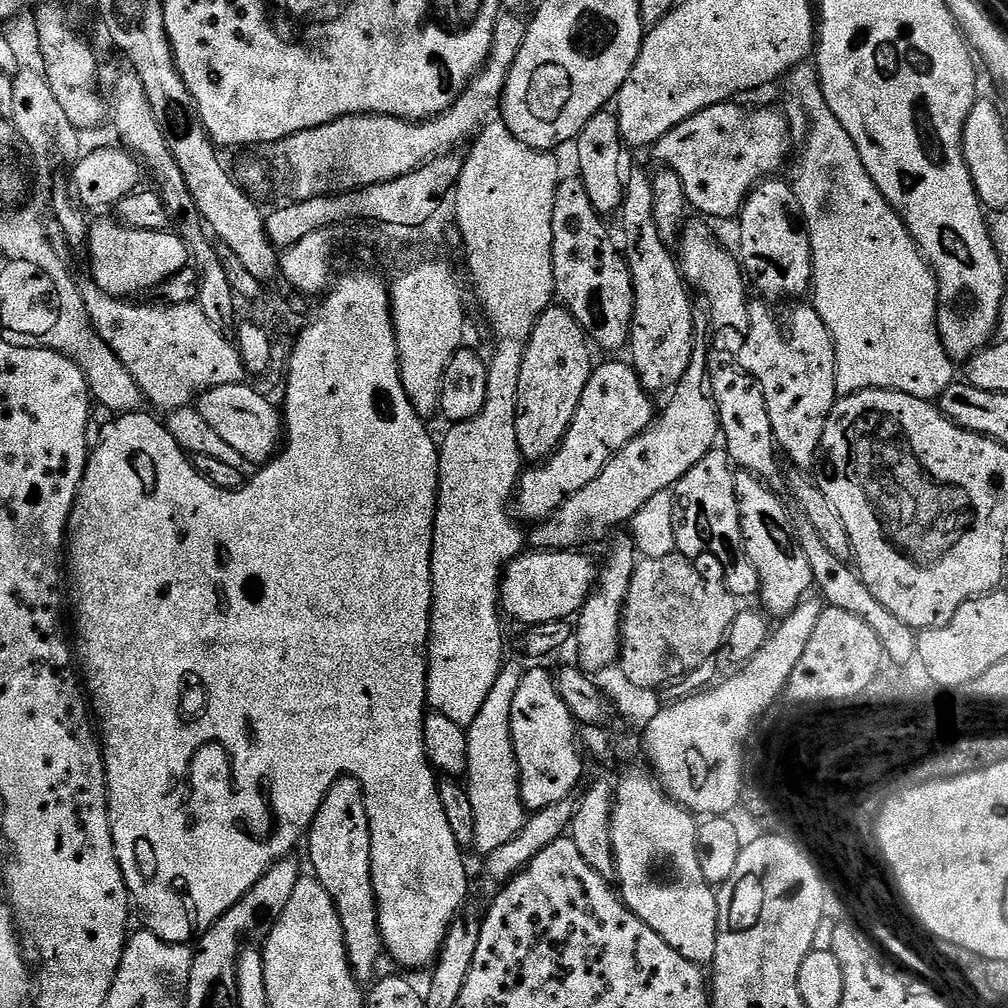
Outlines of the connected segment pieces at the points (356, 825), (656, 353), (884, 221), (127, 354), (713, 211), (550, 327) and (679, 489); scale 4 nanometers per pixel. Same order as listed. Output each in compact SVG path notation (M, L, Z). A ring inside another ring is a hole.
M352 776L335 780L328 792L319 797L316 817L306 828L308 860L312 863L314 879L323 886L338 910L346 954L357 981L371 981L375 962L382 953L380 927L376 914L376 895L372 886L372 843L370 826L364 805L362 786Z
M627 173L624 186L624 200L620 204L618 213L620 228L624 231L624 244L622 243L622 255L627 261L629 276L632 279L633 294L636 299L632 303L632 331L630 333L630 349L632 357L630 363L636 369L640 384L645 392L667 393L676 387L676 383L686 374L690 366L693 347L698 339L698 333L694 326L694 305L688 297L689 285L684 275L680 272L680 266L675 255L672 256L667 245L662 242L662 236L658 234L658 228L654 226L654 194L652 193L652 181L649 173Z
M804 63L795 72L787 77L786 85L794 95L800 96L800 108L790 112L790 124L793 129L804 128L809 124L808 133L804 136L804 149L800 152L800 168L792 172L791 187L793 194L802 198L802 217L808 223L806 233L809 238L809 246L812 248L812 281L810 296L813 296L816 313L822 318L826 330L830 330L830 338L834 342L834 354L836 355L836 395L837 397L849 396L855 392L865 392L868 388L891 388L902 394L910 394L914 398L923 400L939 401L940 395L957 379L958 368L948 352L940 342L940 332L936 328L936 306L938 297L936 295L937 275L930 267L927 260L920 254L920 249L916 247L912 240L912 235L908 233L908 227L902 222L900 213L895 212L886 202L886 198L874 186L850 134L834 118L830 106L824 100L824 94L820 90L816 69L811 63Z
M79 277L77 284L92 329L134 378L141 395L168 414L189 407L203 392L247 379L235 343L214 329L198 304L130 306L129 301L106 294L91 277Z
M735 103L715 104L674 126L654 146L654 152L663 167L676 174L693 209L697 208L704 216L717 216L720 220L739 217L749 192L765 178L777 175L776 171L784 164L788 156L788 140L784 135L790 132L790 124L780 112L772 108L756 108L747 112L744 108L735 108Z
M551 306L537 317L518 374L517 446L525 461L543 462L553 456L563 442L578 410L582 390L586 390L586 382L592 377L591 351L588 337L567 308Z
M717 446L711 452L707 452L698 462L698 466L690 469L674 489L674 538L676 539L676 552L681 556L697 558L703 552L709 552L716 560L721 560L725 564L724 577L722 583L733 596L743 598L743 596L755 597L760 591L760 575L754 570L754 566L749 562L747 556L742 554L744 539L740 529L740 515L738 514L738 502L736 501L736 478L734 465L728 458L728 453L723 447Z

